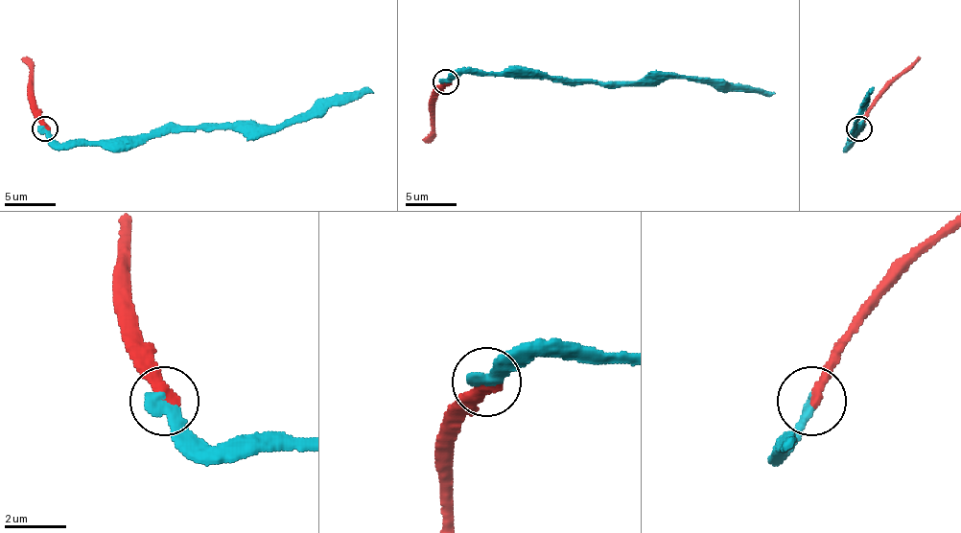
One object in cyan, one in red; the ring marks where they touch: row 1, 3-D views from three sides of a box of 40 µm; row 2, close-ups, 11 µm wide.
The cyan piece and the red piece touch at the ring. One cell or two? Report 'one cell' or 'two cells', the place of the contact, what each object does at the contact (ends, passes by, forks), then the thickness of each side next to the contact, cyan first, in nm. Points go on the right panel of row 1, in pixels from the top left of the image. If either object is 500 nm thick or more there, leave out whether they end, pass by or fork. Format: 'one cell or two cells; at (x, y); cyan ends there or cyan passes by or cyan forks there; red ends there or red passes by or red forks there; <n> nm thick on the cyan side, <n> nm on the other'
one cell; at (858, 128); cyan ends there; red ends there; 420 nm thick on the cyan side, 400 nm on the other

